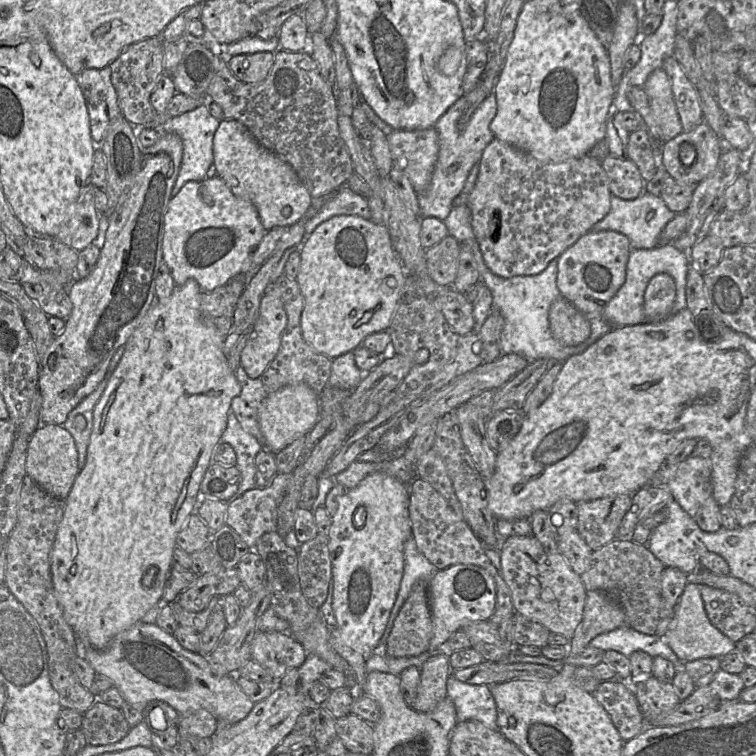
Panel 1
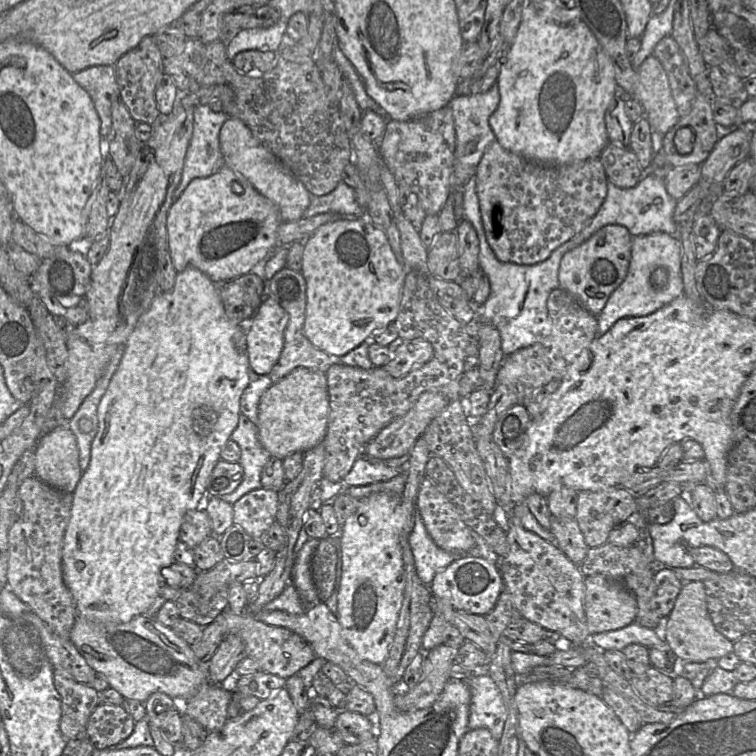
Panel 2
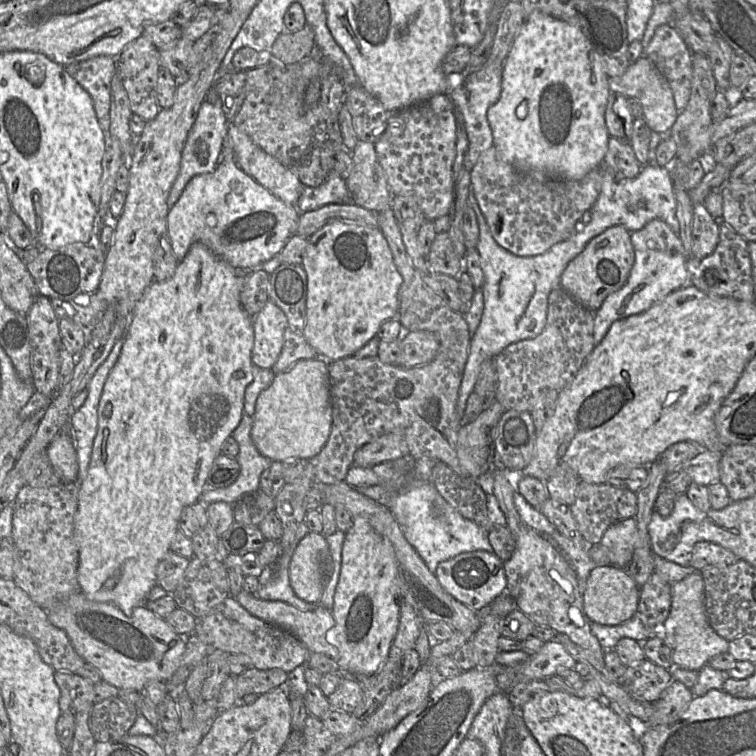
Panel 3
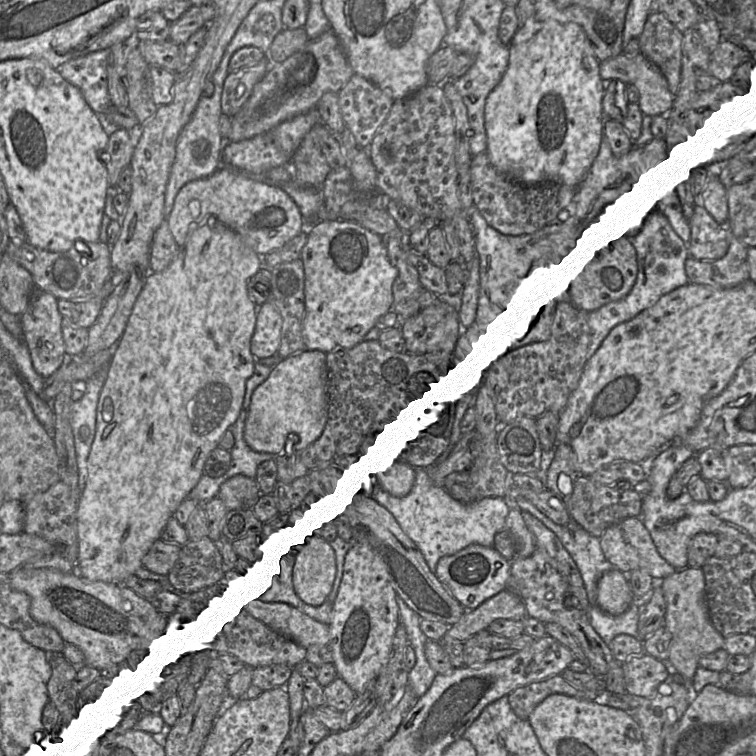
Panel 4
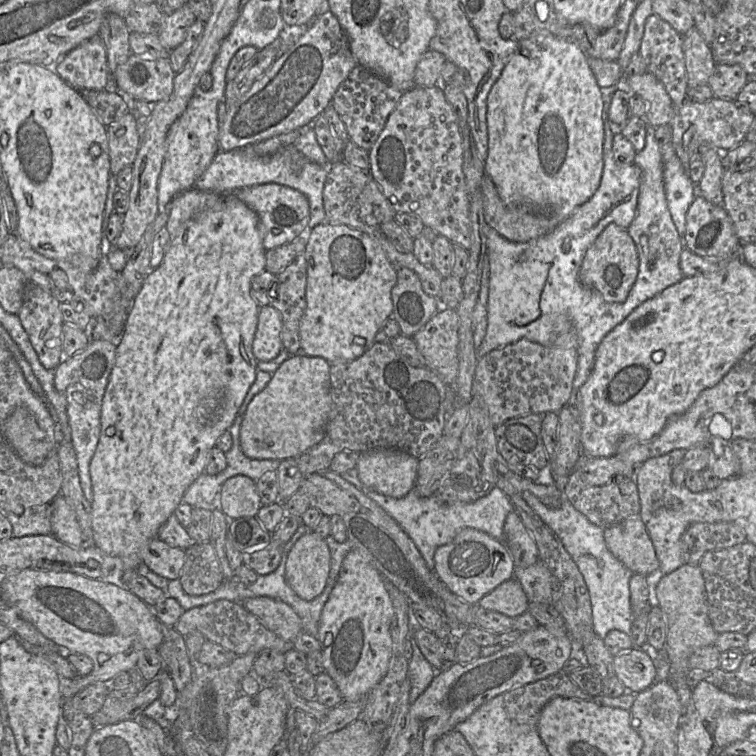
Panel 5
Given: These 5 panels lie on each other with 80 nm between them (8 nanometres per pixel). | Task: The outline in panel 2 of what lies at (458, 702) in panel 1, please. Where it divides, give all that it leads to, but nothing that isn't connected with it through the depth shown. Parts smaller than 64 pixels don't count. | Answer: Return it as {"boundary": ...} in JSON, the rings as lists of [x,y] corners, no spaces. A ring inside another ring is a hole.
{"boundary":[[[479,674],[465,683],[471,692],[468,729],[486,728],[499,741],[507,718],[501,692],[488,674]]]}

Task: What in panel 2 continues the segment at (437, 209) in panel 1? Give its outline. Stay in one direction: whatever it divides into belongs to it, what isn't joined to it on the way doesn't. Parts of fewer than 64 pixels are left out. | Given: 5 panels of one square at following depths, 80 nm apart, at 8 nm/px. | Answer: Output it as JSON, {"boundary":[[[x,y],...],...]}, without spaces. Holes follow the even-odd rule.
{"boundary":[[[495,83],[487,92],[482,94],[455,95],[448,104],[453,113],[456,133],[454,164],[450,177],[451,190],[462,190],[467,181],[475,176],[484,151],[496,140],[489,126],[489,118],[498,107],[499,98],[499,89],[497,83]]]}

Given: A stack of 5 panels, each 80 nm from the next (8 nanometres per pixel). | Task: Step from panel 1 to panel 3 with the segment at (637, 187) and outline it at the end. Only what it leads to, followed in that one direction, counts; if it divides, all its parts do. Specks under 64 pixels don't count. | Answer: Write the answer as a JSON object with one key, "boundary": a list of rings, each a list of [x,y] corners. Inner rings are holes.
{"boundary":[[[613,137],[609,138],[603,164],[613,173],[615,180],[633,179],[638,176],[642,168],[631,145]]]}

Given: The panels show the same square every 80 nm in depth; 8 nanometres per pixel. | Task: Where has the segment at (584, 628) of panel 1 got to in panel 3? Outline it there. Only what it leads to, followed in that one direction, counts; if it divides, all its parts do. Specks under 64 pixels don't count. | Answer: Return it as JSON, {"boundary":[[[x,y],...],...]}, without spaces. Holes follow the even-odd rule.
{"boundary":[[[616,566],[595,567],[589,574],[583,593],[584,611],[591,622],[616,626],[631,619],[638,612],[640,588],[626,569]]]}

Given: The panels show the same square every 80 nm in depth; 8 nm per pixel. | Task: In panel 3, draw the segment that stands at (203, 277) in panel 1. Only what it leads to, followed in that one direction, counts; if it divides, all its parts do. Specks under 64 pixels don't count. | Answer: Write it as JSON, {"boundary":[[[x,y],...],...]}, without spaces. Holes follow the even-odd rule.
{"boundary":[[[223,160],[211,173],[195,175],[185,186],[167,214],[167,235],[178,261],[182,260],[195,242],[206,245],[214,254],[239,271],[251,271],[277,256],[286,242],[296,235],[300,212],[272,194],[246,174],[234,160]]]}

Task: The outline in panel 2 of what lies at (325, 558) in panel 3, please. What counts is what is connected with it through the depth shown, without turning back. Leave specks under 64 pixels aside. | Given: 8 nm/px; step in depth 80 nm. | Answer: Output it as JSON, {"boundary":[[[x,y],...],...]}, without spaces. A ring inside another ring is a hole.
{"boundary":[[[308,538],[296,554],[291,571],[292,583],[307,604],[319,604],[311,570],[312,557],[318,544],[319,539]]]}

